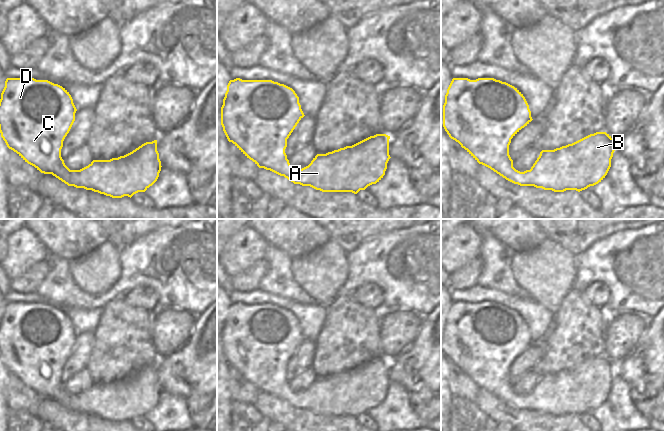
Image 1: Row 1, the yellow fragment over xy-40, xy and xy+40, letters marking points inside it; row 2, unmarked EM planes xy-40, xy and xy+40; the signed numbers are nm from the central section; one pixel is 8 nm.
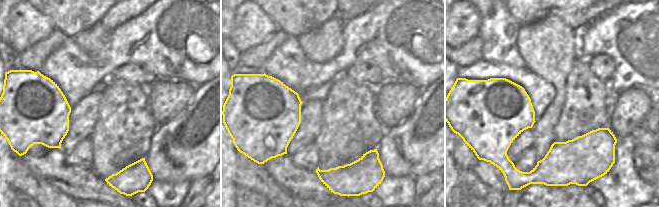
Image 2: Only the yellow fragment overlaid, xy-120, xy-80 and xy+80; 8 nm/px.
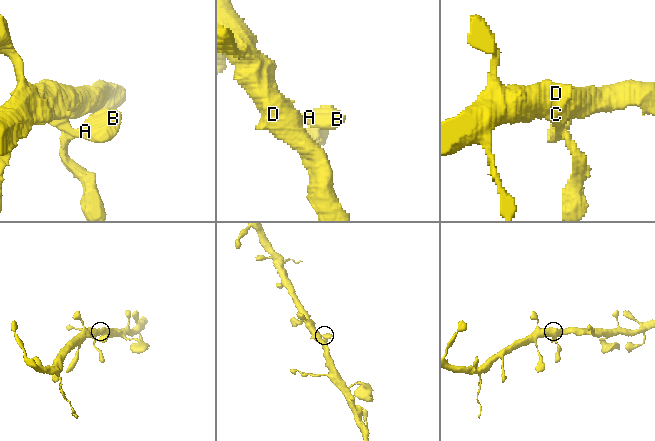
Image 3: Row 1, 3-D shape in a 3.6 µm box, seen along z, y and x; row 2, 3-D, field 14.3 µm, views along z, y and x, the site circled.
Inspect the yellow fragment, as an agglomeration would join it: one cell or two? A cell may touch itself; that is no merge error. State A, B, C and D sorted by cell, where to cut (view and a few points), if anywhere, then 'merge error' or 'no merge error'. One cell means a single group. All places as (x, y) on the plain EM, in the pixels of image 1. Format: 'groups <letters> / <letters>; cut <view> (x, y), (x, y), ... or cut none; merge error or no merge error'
groups A B C D; cut none; no merge error

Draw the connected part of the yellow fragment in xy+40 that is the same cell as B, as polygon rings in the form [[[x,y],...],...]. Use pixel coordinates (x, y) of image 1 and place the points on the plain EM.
[[[453,302],[445,319],[443,351],[449,361],[458,366],[479,388],[482,388],[506,404],[520,410],[534,410],[554,416],[576,414],[578,416],[601,406],[611,391],[615,364],[606,356],[590,358],[572,368],[554,374],[542,374],[530,394],[520,396],[513,391],[509,379],[511,363],[531,345],[531,335],[523,318],[514,310],[494,302]]]

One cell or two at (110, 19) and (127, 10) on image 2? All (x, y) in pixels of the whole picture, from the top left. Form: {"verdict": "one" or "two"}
{"verdict": "one"}

